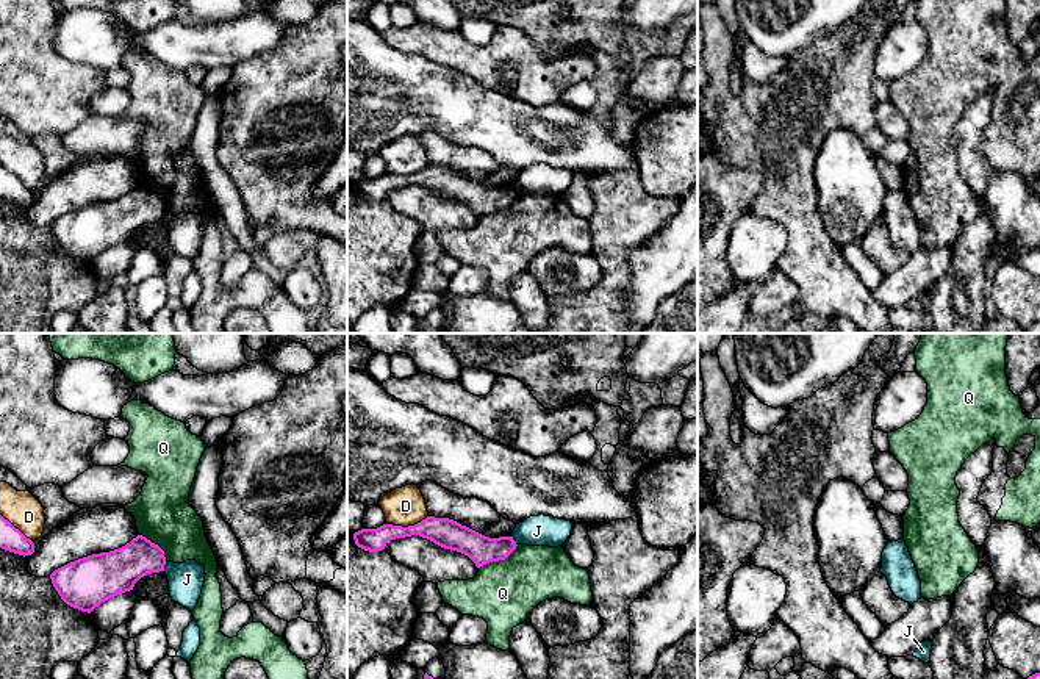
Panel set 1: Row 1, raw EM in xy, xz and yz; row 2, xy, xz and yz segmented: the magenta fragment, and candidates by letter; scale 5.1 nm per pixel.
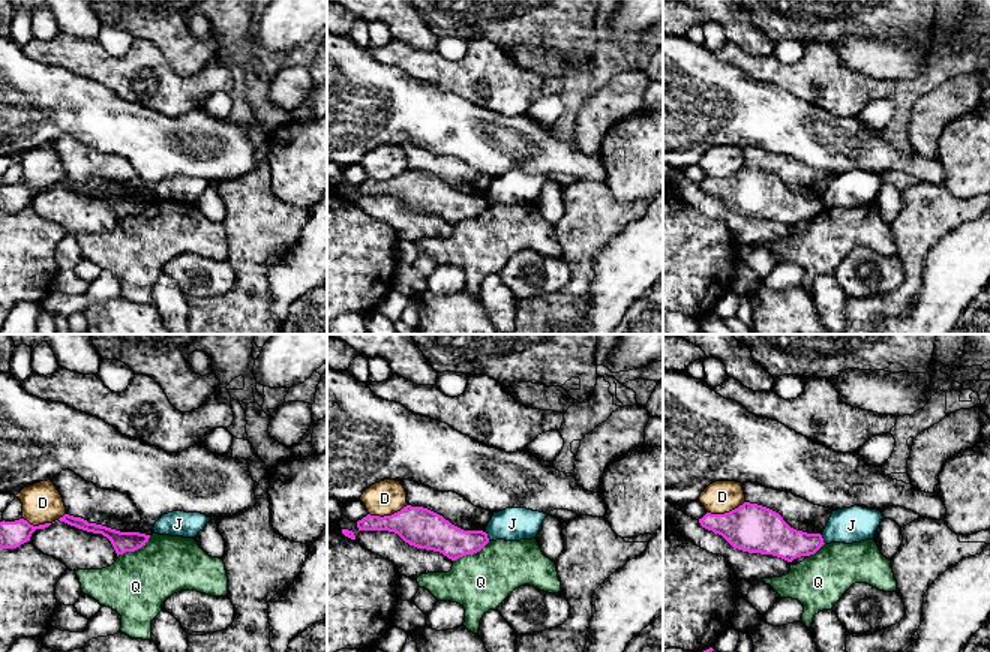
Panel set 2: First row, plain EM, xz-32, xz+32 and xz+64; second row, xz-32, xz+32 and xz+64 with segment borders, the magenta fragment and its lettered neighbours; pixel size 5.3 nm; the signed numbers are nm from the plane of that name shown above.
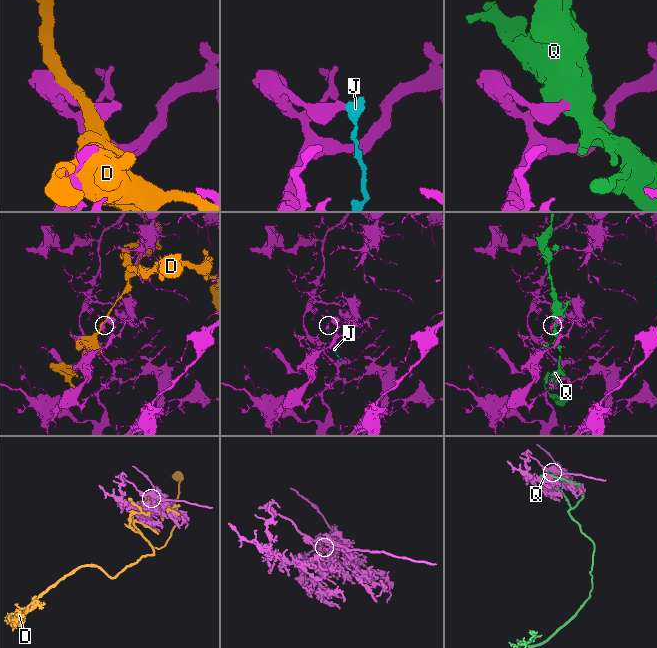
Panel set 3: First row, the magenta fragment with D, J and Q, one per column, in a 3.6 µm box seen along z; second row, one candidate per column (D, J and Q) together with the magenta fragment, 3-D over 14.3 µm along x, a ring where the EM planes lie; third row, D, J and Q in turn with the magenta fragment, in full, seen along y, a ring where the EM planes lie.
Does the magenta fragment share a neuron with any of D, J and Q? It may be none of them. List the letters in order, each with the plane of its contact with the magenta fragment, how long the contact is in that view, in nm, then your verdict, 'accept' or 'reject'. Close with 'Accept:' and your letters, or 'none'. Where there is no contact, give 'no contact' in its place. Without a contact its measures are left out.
D: xz | 220 nm | reject
J: xy | 50 nm | reject
Q: xz | 240 nm | reject
Accept: none

